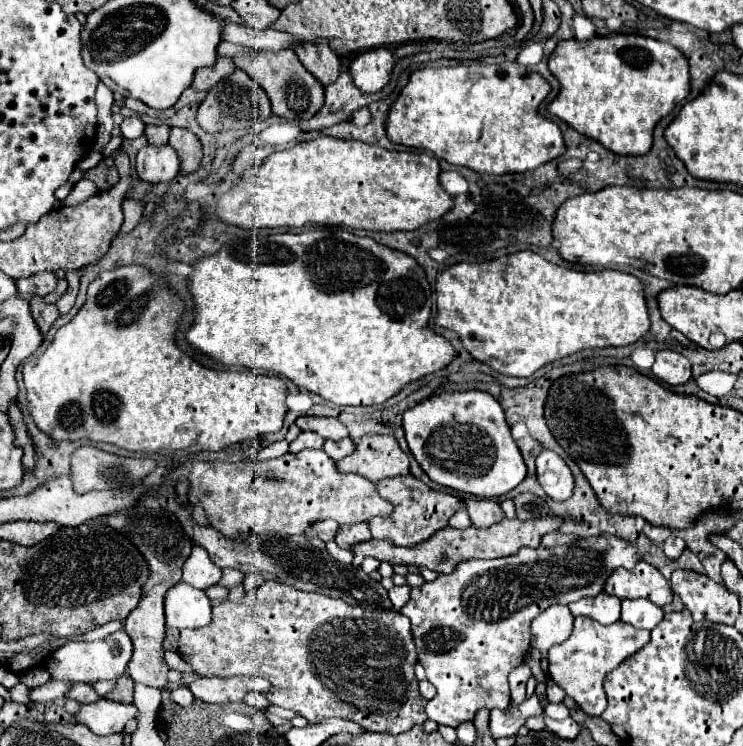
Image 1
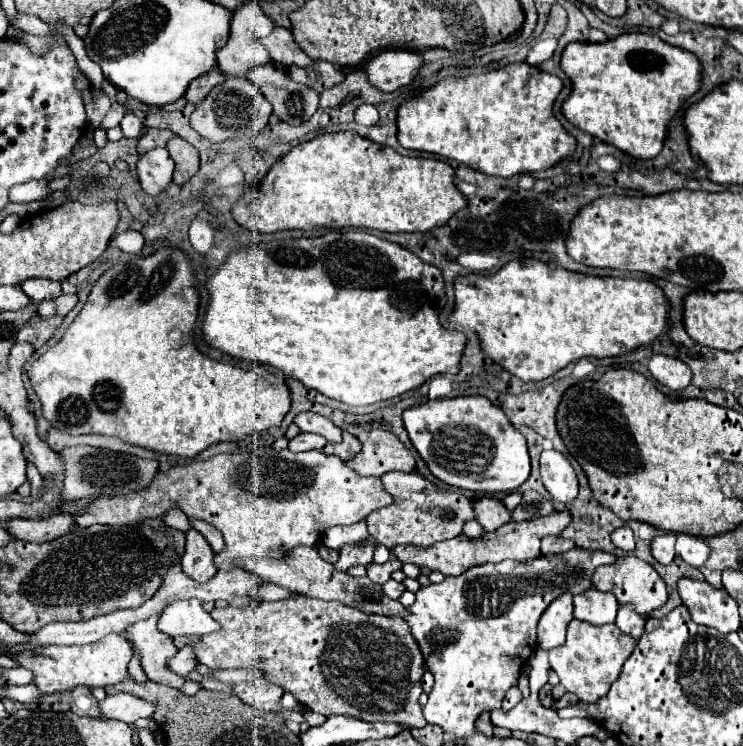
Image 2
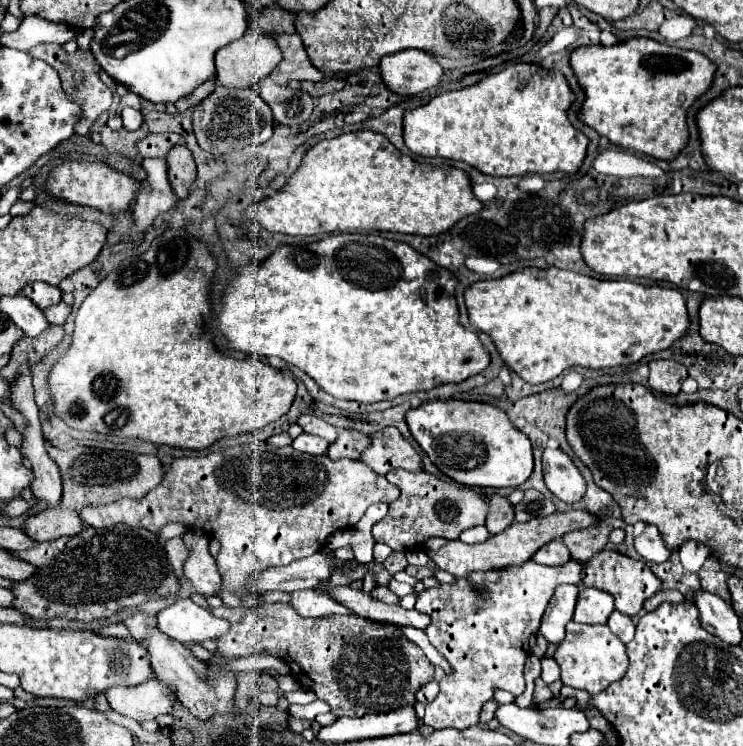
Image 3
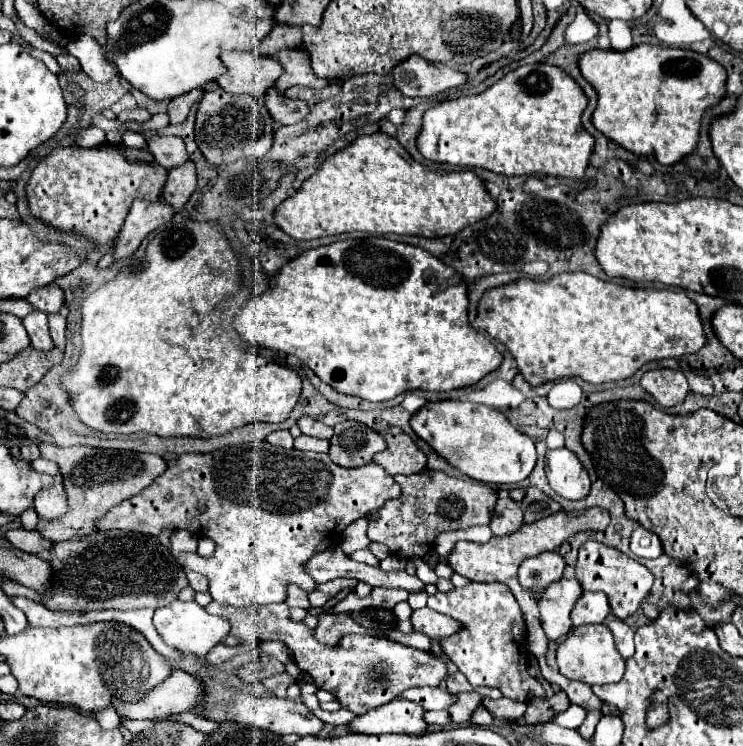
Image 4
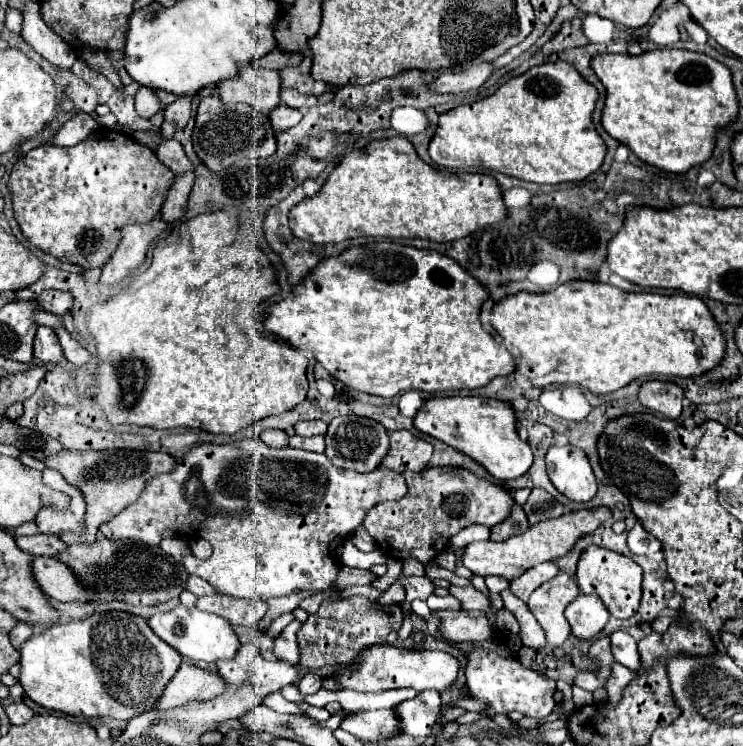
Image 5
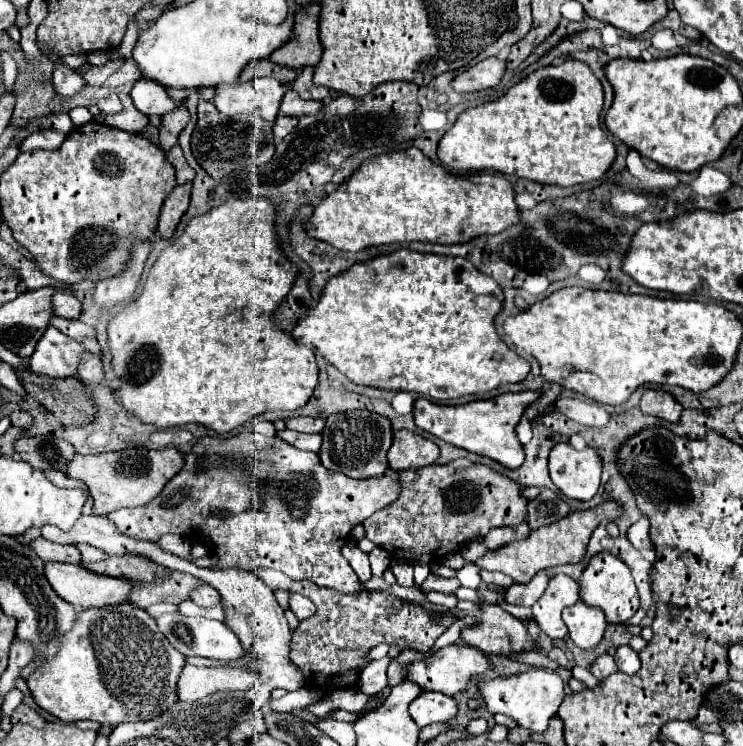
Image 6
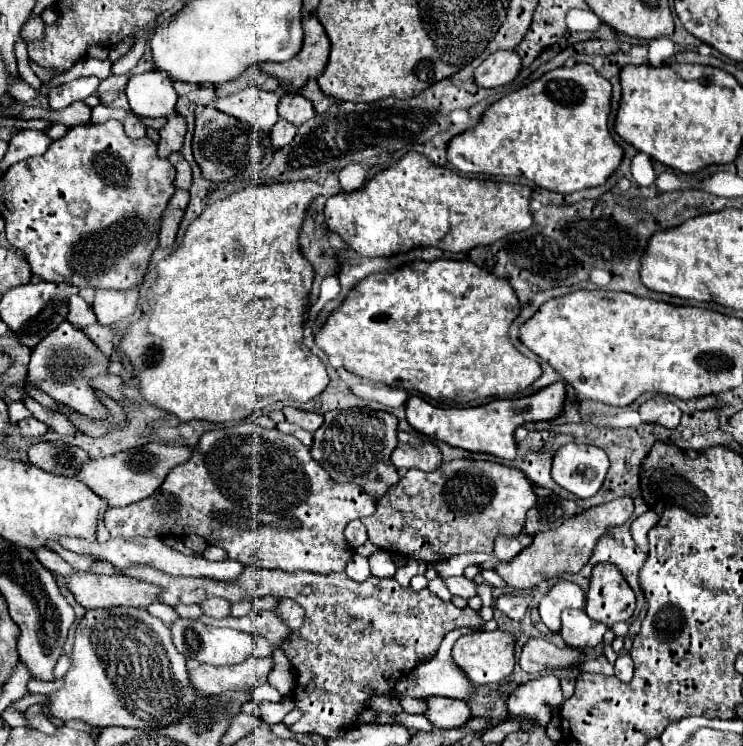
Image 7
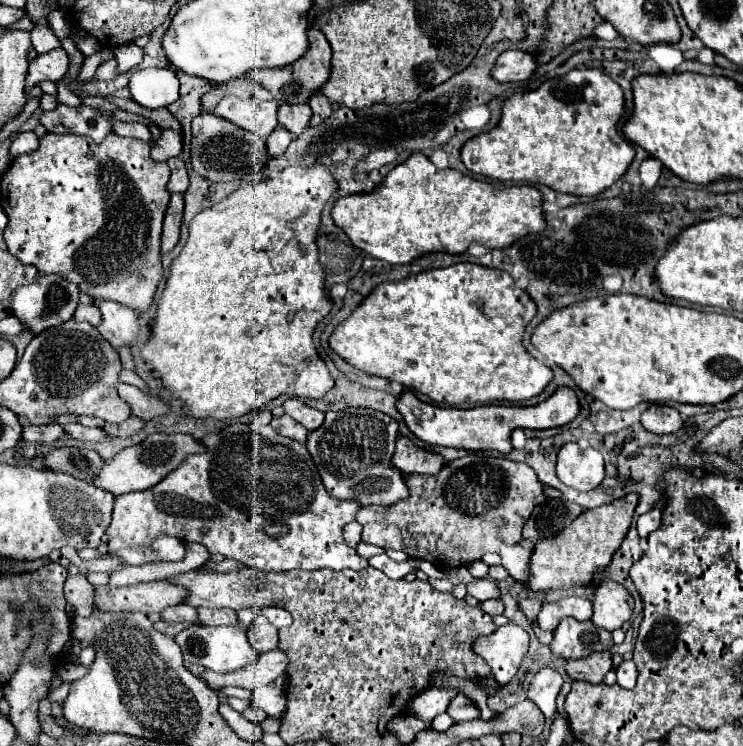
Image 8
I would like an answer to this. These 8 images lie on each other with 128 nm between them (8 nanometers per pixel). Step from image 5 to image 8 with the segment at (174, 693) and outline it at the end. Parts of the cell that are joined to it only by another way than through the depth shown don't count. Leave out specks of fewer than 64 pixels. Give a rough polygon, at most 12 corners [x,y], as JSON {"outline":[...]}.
{"outline":[[282,650],[262,652],[256,664],[228,674],[206,670],[200,678],[214,690],[256,690],[286,674]]}

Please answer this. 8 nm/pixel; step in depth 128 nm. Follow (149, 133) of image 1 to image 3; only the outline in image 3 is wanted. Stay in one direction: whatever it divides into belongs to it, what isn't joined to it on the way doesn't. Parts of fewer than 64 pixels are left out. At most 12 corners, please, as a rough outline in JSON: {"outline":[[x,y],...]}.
{"outline":[[148,134],[138,142],[142,158],[166,158],[180,134]]}

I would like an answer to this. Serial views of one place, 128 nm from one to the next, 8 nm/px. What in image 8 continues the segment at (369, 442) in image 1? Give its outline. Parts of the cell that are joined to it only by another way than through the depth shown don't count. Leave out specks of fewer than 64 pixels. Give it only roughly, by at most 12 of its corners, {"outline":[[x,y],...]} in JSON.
{"outline":[[408,438],[396,440],[392,464],[408,474],[436,474],[440,454],[418,448]]}

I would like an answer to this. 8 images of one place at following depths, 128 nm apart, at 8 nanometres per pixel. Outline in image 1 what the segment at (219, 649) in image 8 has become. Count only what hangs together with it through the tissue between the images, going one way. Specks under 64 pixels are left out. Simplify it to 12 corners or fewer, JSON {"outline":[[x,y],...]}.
{"outline":[[178,582],[164,600],[168,628],[210,624],[204,590]]}

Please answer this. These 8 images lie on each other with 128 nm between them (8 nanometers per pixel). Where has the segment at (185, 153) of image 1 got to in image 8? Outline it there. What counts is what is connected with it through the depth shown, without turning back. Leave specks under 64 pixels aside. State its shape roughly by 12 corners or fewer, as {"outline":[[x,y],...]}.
{"outline":[[172,194],[162,230],[162,254],[168,254],[182,224],[184,198]]}

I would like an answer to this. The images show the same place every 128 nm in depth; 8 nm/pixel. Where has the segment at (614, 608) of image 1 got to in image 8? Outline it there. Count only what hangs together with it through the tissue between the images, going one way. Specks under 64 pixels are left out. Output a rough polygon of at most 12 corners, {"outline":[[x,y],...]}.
{"outline":[[564,618],[552,652],[580,660],[612,648],[612,634],[590,620]]}

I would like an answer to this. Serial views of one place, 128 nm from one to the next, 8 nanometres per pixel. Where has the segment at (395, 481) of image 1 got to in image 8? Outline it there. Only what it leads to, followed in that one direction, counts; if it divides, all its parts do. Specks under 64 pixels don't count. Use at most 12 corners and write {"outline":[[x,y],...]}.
{"outline":[[468,454],[362,506],[362,540],[458,568],[522,540],[544,484]]}

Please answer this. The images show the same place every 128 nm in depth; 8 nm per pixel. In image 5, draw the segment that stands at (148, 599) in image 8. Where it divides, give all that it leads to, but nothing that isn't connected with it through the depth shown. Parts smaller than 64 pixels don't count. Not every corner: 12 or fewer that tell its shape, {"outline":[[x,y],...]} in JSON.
{"outline":[[36,556],[32,570],[58,602],[88,602],[74,572],[58,558]]}

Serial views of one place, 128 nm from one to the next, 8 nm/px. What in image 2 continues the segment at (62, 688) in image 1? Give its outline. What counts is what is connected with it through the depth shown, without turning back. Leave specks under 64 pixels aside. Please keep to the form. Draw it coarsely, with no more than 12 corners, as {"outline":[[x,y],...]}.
{"outline":[[34,684],[6,686],[6,698],[38,702],[42,696]]}

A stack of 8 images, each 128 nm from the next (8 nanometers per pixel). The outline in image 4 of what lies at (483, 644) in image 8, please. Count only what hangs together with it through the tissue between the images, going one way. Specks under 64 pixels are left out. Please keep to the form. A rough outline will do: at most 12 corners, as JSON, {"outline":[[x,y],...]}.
{"outline":[[288,606],[206,610],[240,642],[282,640],[342,708],[364,714],[412,686],[438,686],[446,664],[350,634],[324,646]]}

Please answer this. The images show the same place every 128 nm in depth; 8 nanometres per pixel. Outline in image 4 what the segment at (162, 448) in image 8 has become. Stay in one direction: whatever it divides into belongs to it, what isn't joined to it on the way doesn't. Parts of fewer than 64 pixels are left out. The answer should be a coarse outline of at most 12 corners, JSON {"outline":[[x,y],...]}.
{"outline":[[40,444],[70,510],[38,532],[66,542],[166,470],[158,454]]}

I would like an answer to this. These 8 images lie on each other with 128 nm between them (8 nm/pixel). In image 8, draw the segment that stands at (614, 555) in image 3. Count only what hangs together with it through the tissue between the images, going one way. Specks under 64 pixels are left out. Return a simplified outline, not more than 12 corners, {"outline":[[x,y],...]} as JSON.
{"outline":[[614,580],[594,592],[592,622],[614,632],[630,620],[634,598]]}

